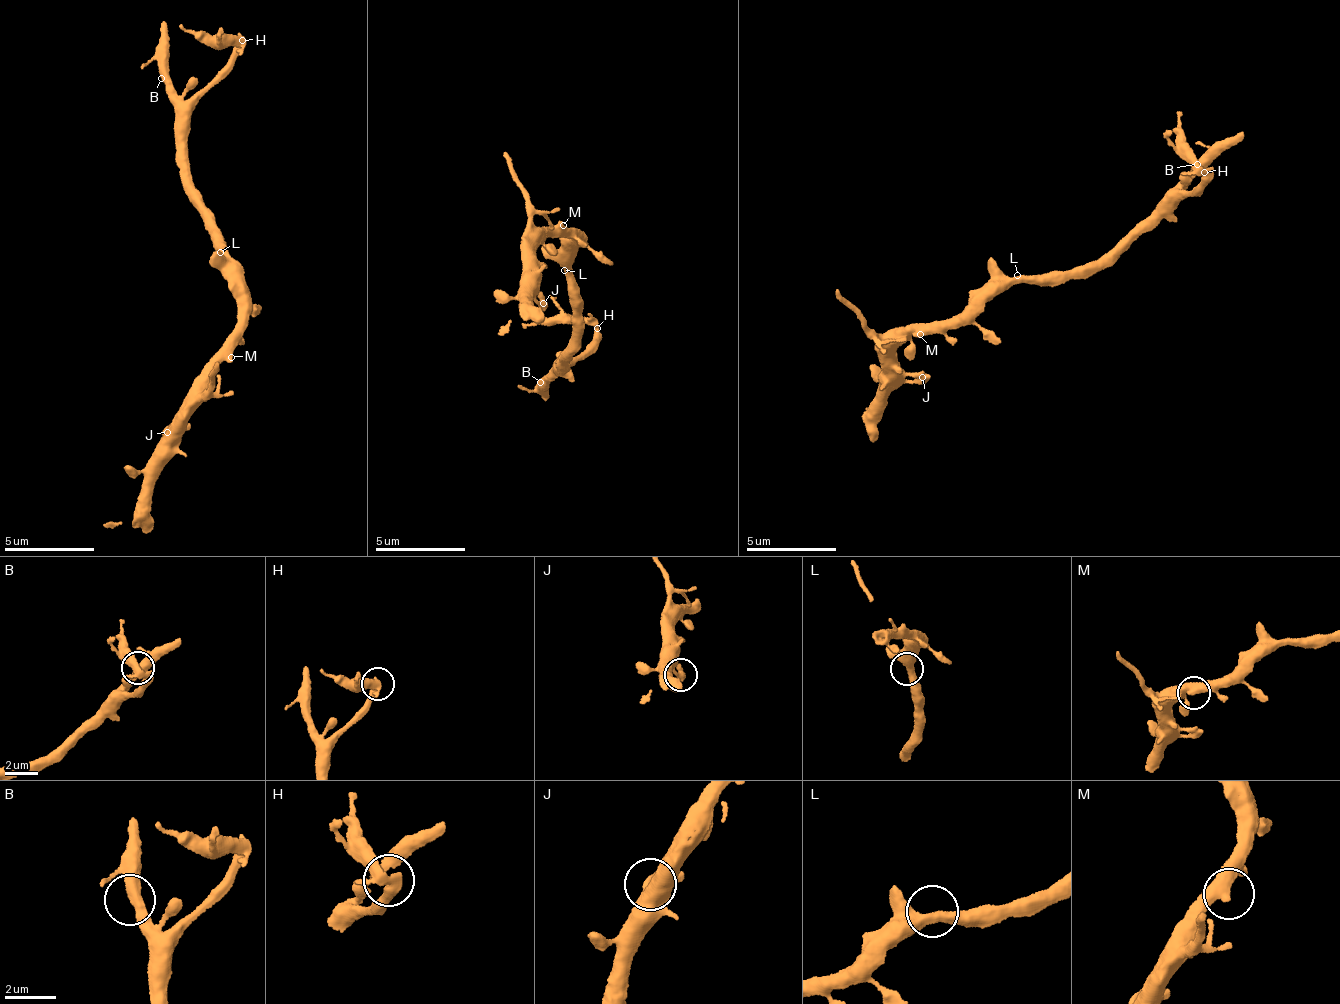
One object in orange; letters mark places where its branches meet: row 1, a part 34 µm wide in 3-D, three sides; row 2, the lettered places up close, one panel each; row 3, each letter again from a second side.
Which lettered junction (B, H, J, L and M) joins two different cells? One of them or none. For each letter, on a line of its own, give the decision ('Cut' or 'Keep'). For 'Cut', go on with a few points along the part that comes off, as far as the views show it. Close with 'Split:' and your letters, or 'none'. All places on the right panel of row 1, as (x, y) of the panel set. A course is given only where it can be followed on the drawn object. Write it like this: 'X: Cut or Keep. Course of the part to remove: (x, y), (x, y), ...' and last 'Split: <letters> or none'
B: Keep
H: Cut. Course of the part to remove: (1205, 171), (1184, 138), (1179, 111)
J: Keep
L: Keep
M: Keep
Split: H

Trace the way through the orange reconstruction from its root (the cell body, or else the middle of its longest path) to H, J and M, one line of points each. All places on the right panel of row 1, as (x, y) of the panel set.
H: (1019, 281), (1104, 261), (1141, 219), (1184, 196), (1202, 181), (1205, 171)
J: (1019, 281), (1002, 285), (973, 310), (930, 326), (895, 347), (895, 367), (908, 374), (916, 372), (922, 377)
M: (1019, 281), (1002, 285), (994, 294), (977, 298), (961, 316), (920, 334)

